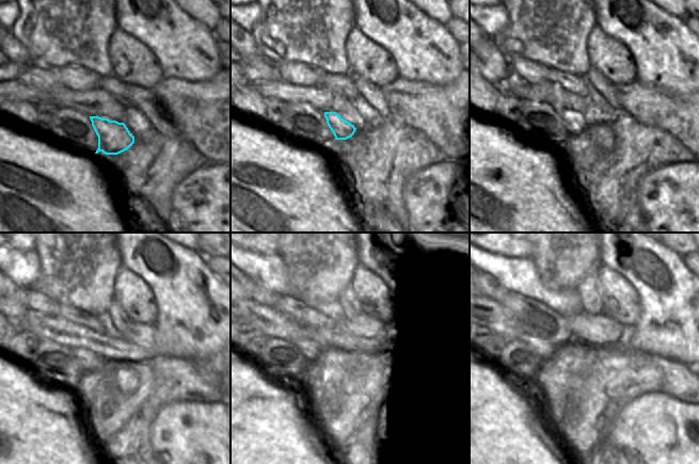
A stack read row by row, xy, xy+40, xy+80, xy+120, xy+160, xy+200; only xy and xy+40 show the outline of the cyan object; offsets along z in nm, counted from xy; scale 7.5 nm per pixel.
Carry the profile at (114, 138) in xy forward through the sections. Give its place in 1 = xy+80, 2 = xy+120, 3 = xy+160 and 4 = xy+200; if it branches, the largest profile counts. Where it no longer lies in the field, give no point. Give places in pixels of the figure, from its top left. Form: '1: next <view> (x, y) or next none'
1: next xy+80 (574, 122)
2: next xy+120 (89, 361)
3: next xy+160 (310, 349)
4: next xy+200 (542, 349)

